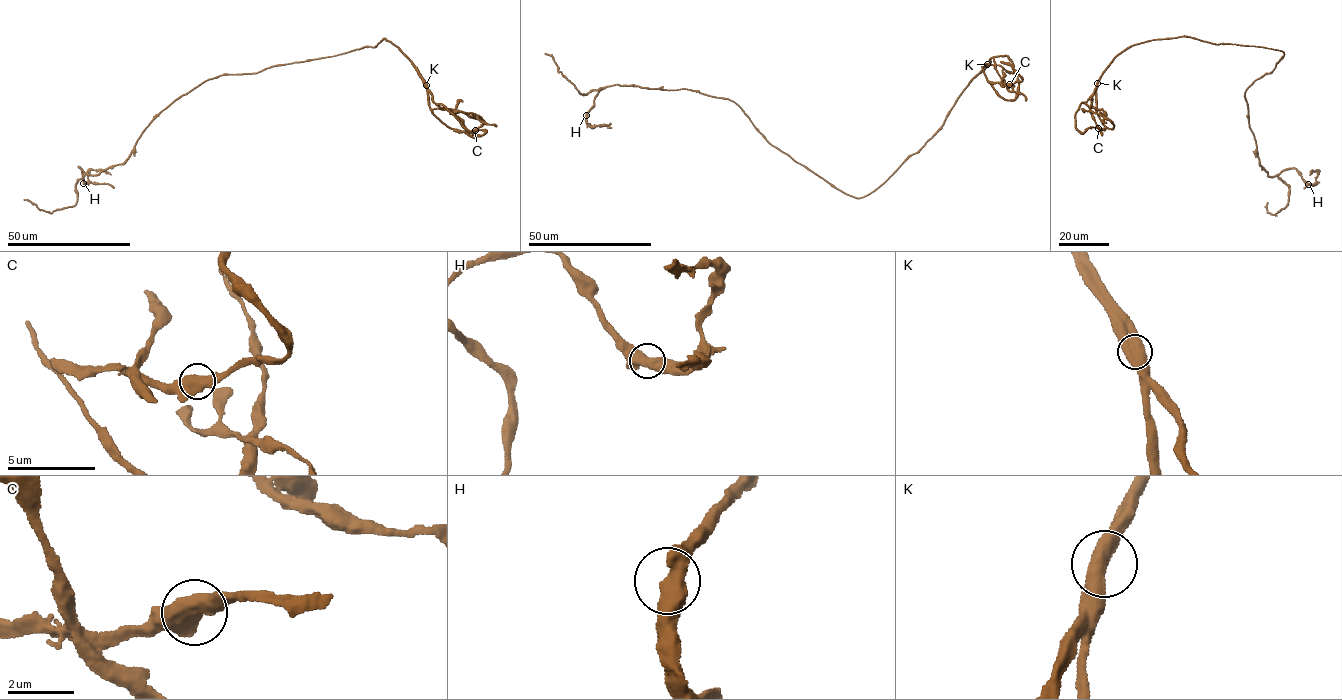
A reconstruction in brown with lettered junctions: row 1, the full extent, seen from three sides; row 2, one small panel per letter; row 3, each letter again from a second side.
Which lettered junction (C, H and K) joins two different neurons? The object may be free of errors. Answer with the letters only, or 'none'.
K

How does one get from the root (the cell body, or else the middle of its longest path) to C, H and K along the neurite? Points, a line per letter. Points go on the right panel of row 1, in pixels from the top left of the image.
C: (1281, 58), (1278, 50), (1183, 36), (1131, 46), (1098, 82), (1096, 109), (1106, 127), (1098, 128)
H: (1281, 58), (1272, 72), (1248, 87), (1244, 96), (1248, 123), (1260, 165), (1268, 175), (1295, 168), (1308, 184)
K: (1281, 58), (1283, 51), (1265, 47), (1215, 44), (1183, 36), (1159, 38), (1134, 44), (1119, 53), (1097, 84)

